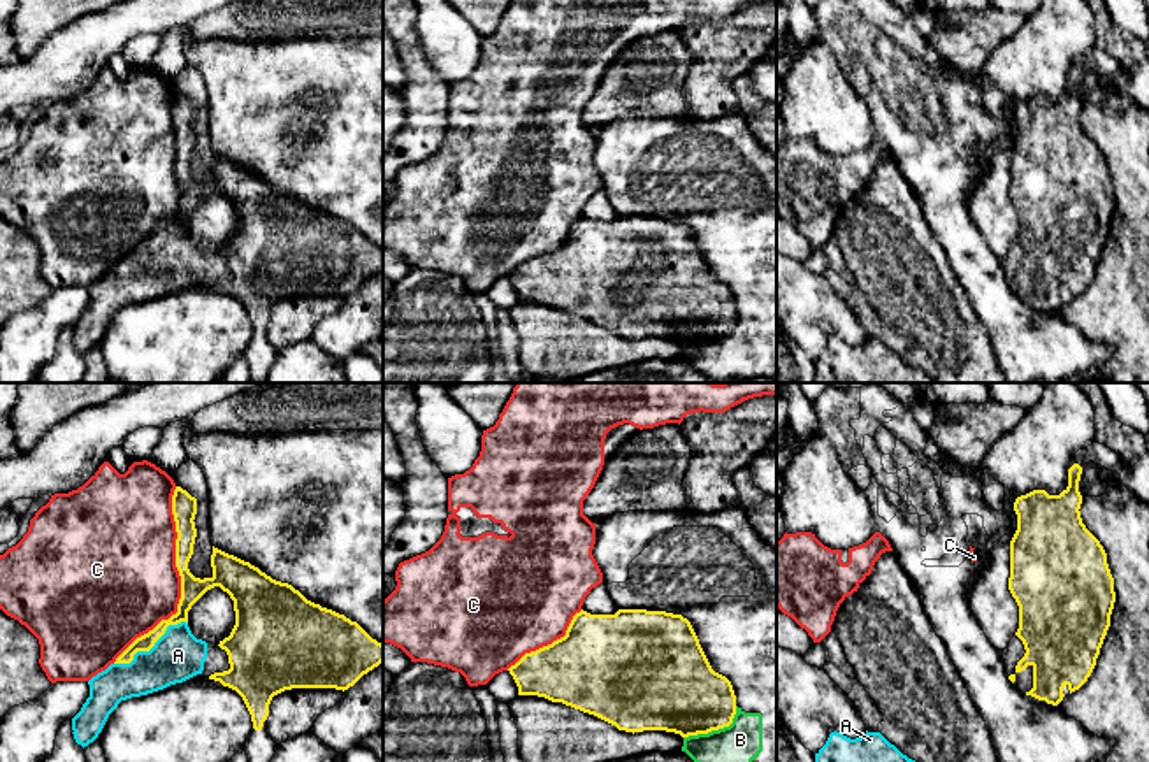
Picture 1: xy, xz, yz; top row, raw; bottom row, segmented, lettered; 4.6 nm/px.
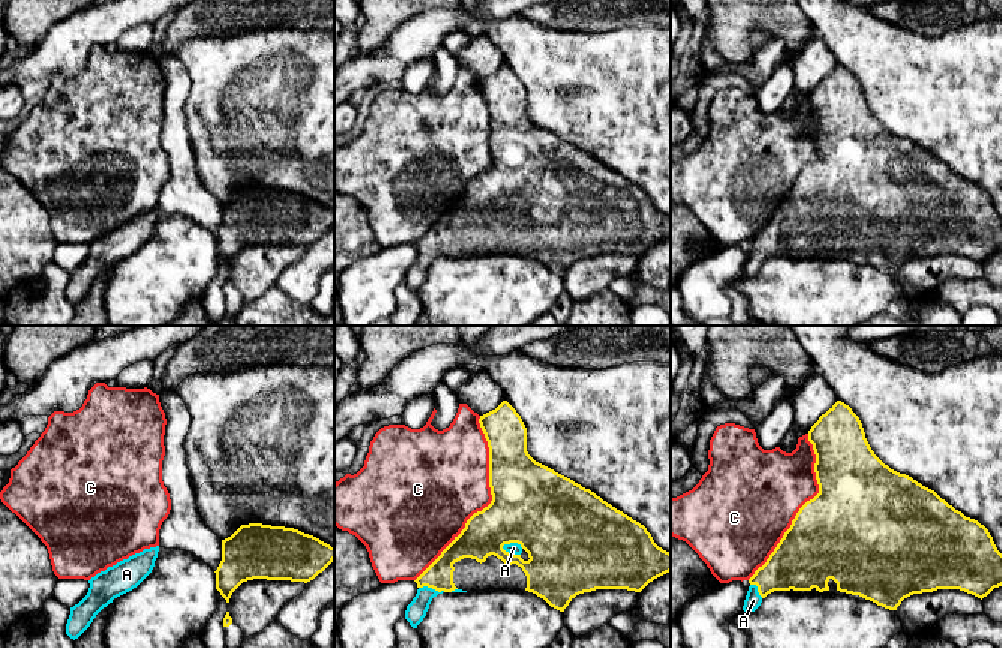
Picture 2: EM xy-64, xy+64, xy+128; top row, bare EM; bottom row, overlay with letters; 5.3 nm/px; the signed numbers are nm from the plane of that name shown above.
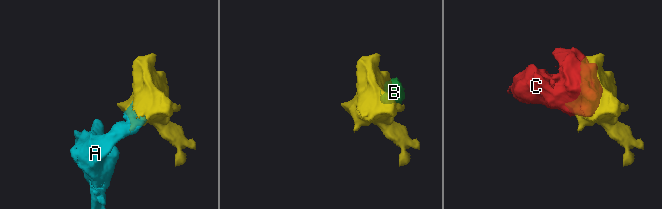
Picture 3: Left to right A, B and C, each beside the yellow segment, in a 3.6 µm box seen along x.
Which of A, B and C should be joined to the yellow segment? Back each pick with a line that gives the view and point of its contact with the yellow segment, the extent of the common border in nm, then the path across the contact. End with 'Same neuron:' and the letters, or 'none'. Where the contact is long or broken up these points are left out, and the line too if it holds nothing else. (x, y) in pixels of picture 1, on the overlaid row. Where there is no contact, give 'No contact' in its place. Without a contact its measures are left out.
A: Touches yellow at xy (151, 646). Shared border 380 nm
Same neuron: A

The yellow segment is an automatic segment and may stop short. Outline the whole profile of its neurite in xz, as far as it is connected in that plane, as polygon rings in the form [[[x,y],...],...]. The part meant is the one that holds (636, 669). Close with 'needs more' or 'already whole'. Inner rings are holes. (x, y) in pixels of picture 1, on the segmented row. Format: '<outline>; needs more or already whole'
[[[582,609],[564,637],[525,653],[508,671],[518,695],[562,702],[632,734],[708,734],[729,727],[736,715],[733,685],[712,669],[690,622],[666,611],[618,609],[615,615],[590,615]]]; already whole

